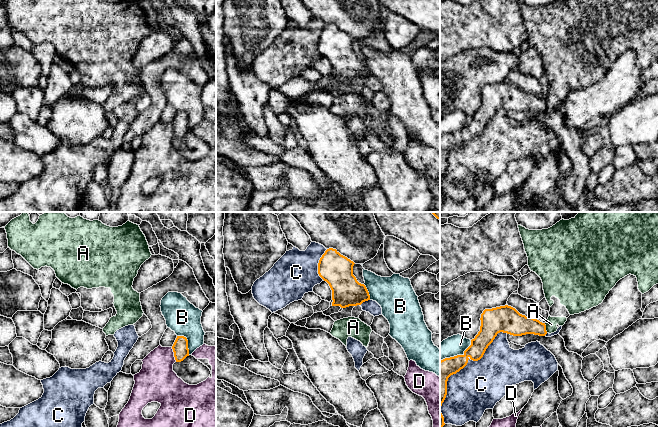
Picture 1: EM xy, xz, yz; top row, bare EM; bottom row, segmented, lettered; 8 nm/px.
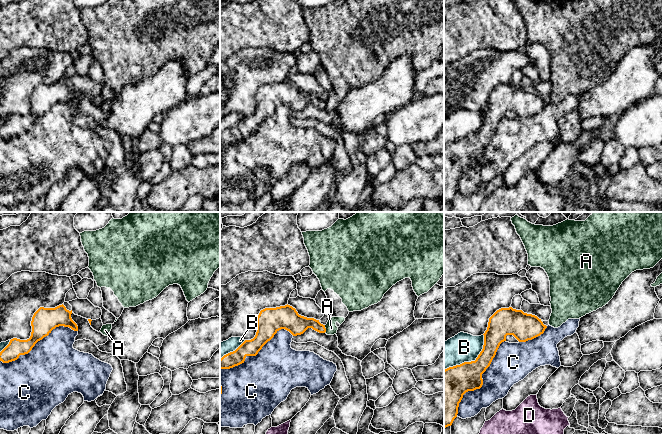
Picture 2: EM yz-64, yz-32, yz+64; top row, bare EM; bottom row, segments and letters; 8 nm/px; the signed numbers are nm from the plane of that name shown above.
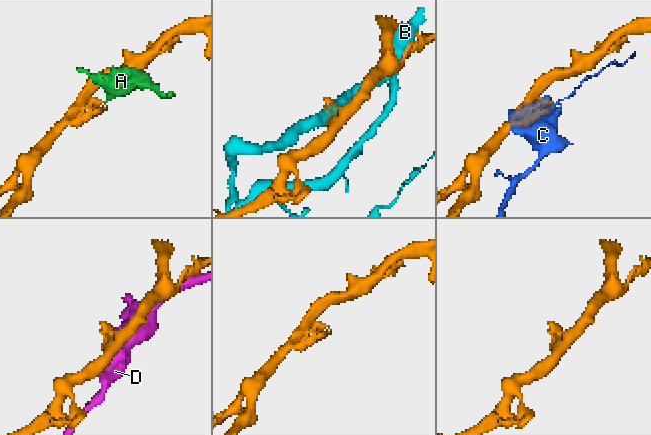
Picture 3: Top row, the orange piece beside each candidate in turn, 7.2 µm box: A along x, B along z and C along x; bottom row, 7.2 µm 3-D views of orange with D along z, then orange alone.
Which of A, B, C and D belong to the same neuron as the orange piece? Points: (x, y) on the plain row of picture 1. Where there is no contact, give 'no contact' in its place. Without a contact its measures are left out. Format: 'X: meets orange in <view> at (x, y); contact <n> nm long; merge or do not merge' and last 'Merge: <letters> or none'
A: meets orange in yz at (545, 104); contact 80 nm long; do not merge
B: meets orange in yz at (458, 131); contact 300 nm long; do not merge
C: meets orange in yz at (459, 146); contact 900 nm long; do not merge
D: meets orange in xy at (174, 130); contact 130 nm long; do not merge
Merge: none

